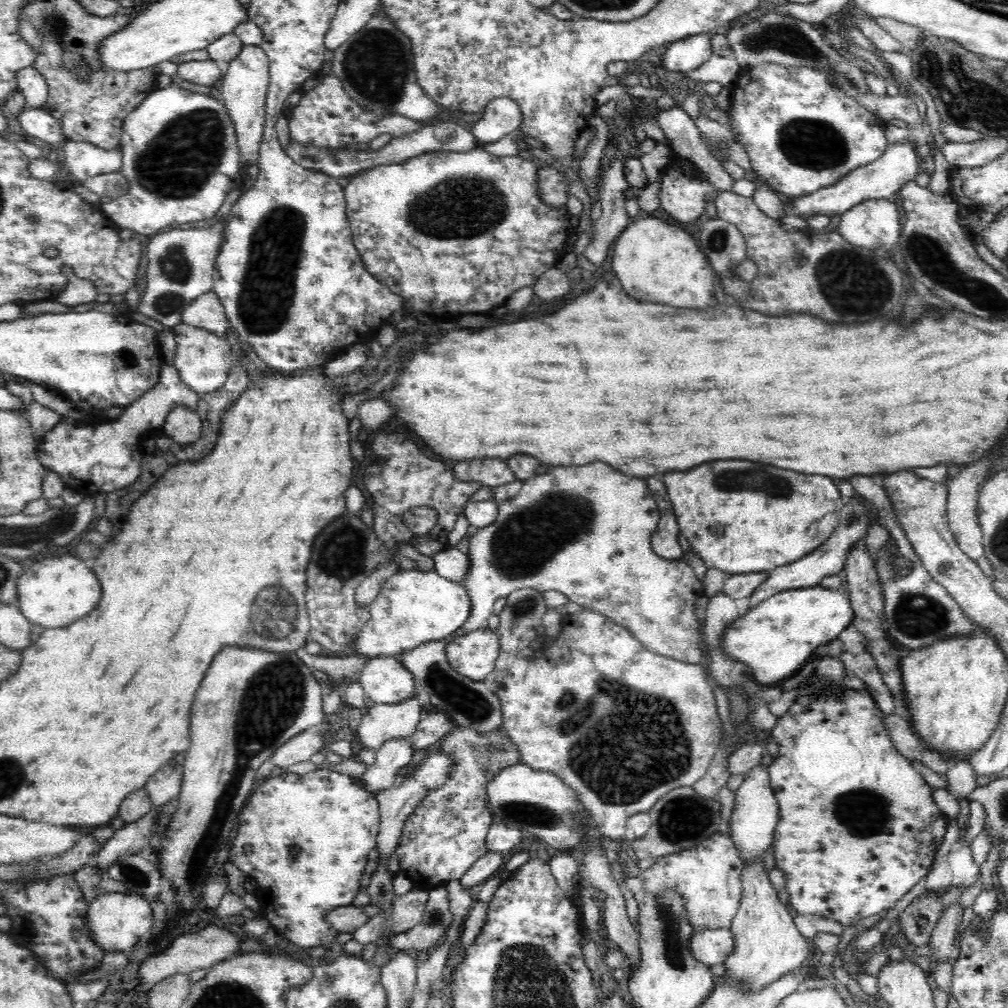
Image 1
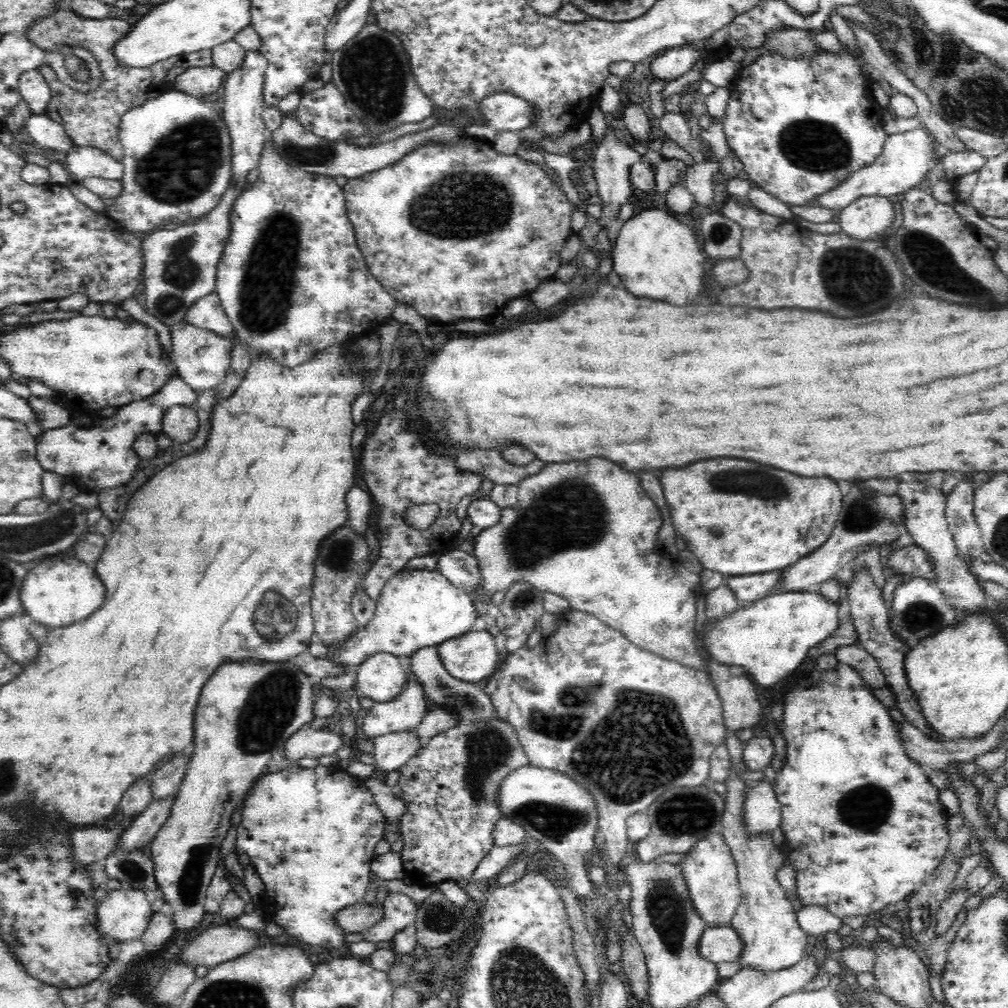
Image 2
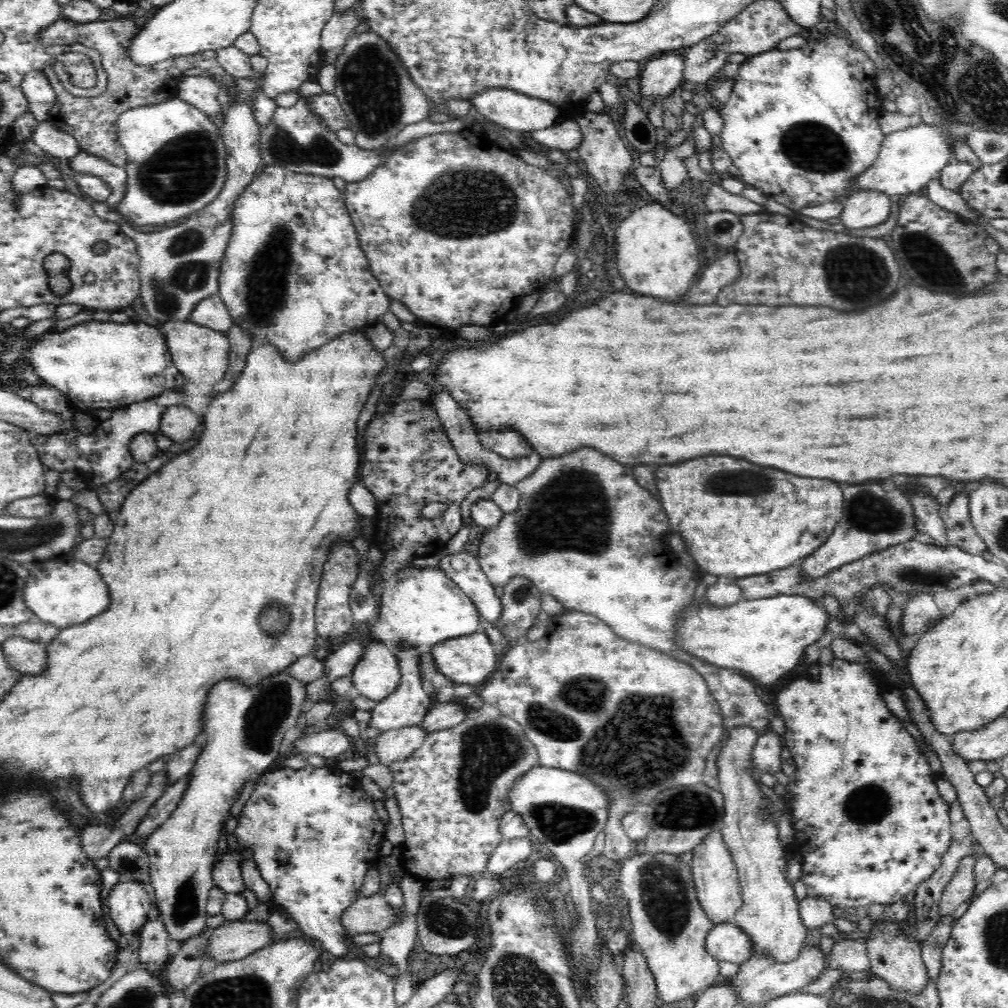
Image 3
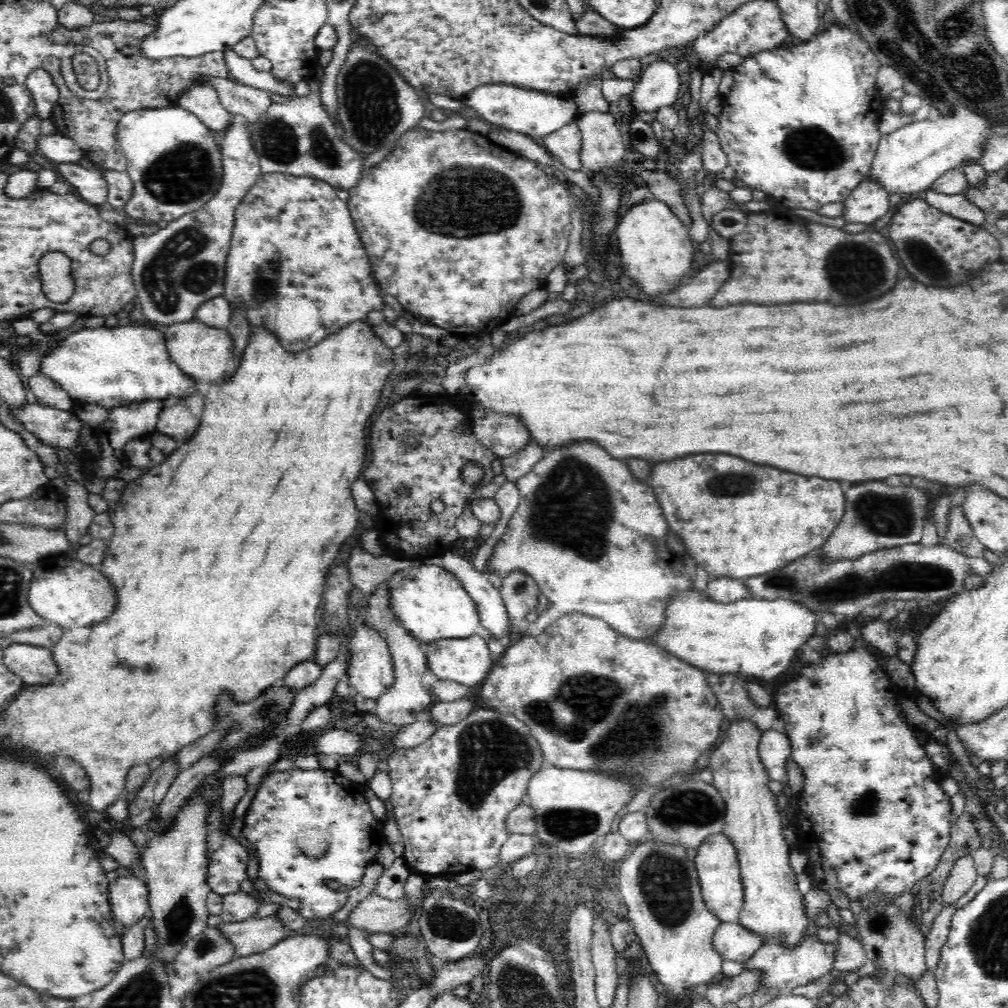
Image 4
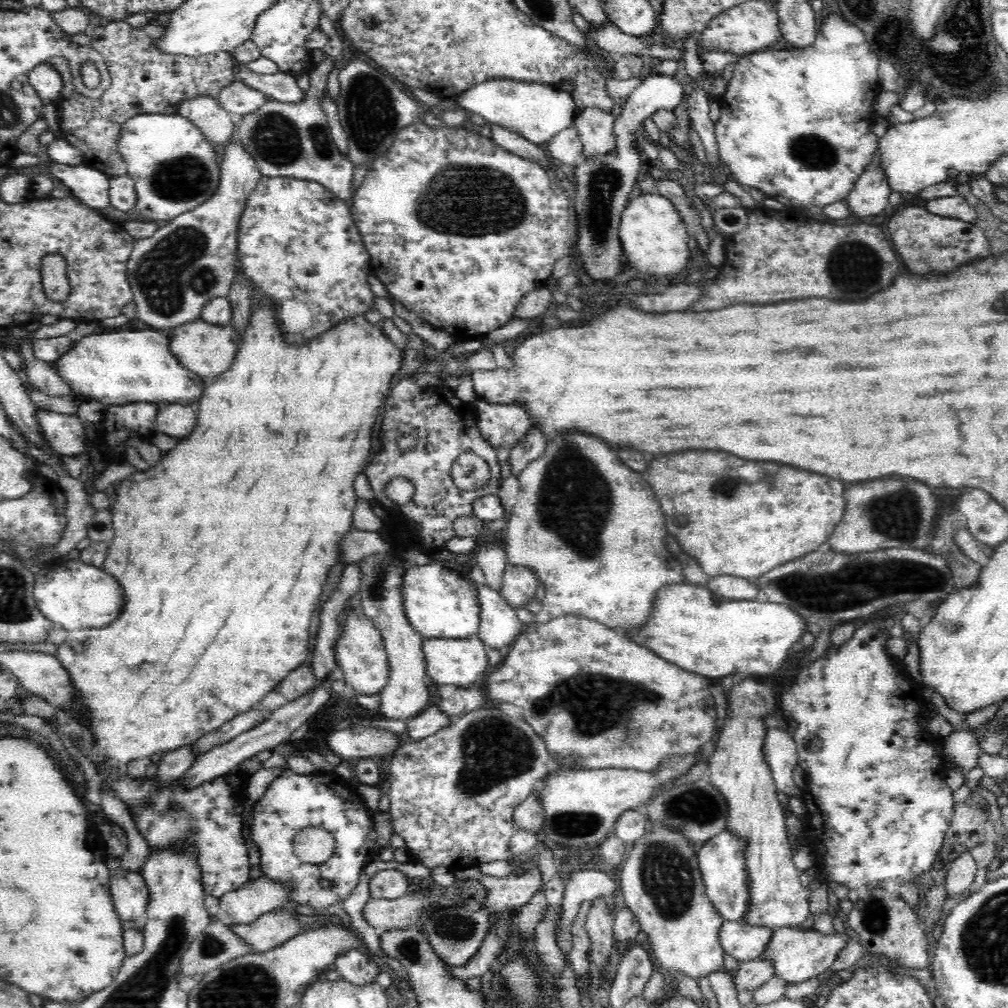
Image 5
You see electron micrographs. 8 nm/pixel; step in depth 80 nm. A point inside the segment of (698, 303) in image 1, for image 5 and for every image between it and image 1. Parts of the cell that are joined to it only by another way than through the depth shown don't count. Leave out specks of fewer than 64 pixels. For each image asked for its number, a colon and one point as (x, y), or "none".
2: (655, 254)
3: (652, 241)
4: (656, 251)
5: (653, 237)

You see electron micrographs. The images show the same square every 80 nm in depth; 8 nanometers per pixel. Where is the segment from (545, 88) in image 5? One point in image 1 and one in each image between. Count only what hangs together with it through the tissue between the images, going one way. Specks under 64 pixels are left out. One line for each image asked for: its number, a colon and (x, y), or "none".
1: (502, 115)
2: (504, 110)
3: (511, 109)
4: (533, 113)

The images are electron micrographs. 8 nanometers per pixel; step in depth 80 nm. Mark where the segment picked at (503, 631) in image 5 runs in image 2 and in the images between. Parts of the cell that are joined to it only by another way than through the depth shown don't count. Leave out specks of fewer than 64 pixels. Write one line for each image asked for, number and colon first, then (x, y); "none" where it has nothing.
2: (460, 568)
3: (465, 570)
4: (492, 611)

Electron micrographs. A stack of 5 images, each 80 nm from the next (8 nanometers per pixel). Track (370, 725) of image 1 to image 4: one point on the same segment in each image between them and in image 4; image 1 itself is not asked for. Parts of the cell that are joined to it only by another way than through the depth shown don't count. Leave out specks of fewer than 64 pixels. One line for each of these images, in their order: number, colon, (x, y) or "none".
2: (405, 712)
3: (406, 706)
4: (405, 701)

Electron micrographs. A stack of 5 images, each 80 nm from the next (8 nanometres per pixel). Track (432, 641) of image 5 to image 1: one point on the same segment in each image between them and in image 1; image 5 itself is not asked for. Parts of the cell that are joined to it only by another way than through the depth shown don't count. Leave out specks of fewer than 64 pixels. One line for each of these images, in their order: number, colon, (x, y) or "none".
1: (473, 655)
2: (473, 656)
3: (467, 660)
4: (468, 660)

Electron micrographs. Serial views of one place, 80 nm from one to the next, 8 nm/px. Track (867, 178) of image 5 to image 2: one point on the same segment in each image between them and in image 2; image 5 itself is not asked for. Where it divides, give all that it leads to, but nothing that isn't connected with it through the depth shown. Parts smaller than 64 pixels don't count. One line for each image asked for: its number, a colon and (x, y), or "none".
2: (868, 218)
3: (866, 208)
4: (868, 201)

